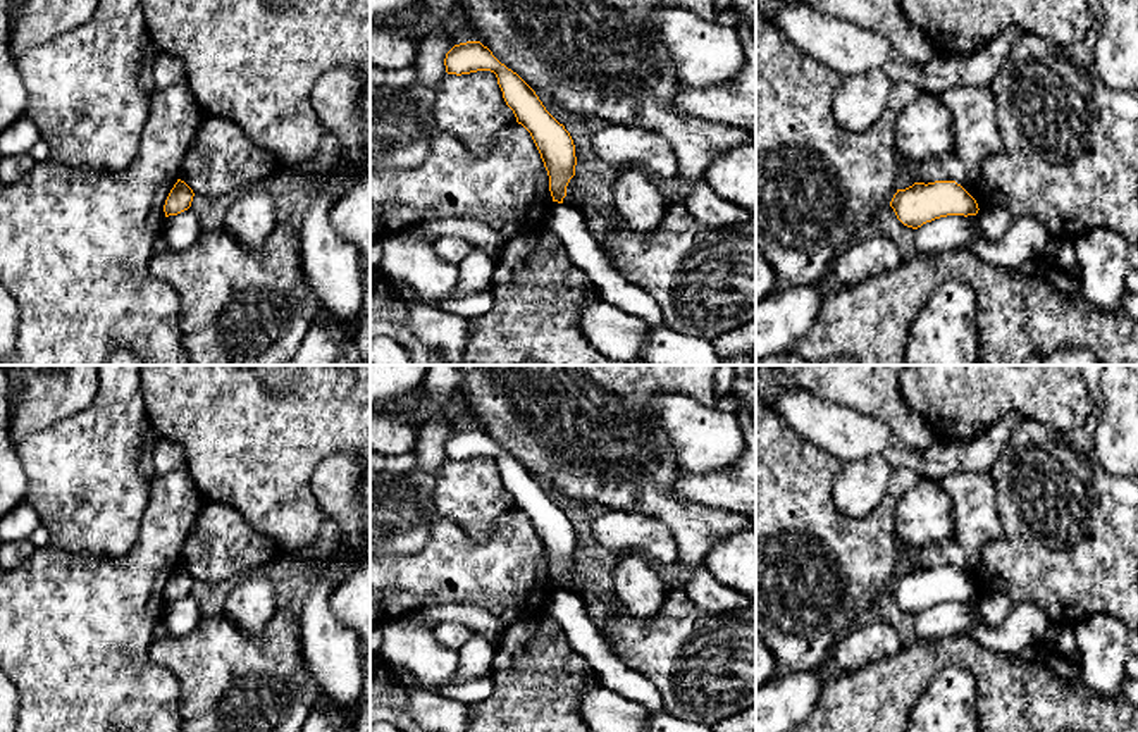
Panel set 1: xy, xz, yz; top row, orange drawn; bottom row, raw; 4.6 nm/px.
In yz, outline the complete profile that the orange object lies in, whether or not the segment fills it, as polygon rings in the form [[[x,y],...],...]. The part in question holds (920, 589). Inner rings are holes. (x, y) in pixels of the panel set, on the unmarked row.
[[[956,567],[914,568],[897,575],[890,592],[897,605],[912,615],[947,601],[976,601],[976,586]]]

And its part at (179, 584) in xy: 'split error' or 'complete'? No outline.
complete

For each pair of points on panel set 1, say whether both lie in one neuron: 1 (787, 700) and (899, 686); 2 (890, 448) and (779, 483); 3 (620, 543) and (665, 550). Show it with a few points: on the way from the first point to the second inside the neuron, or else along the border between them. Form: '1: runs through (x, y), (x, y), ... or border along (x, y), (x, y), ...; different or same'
1: border along (828, 667), (820, 700), (810, 713); different
2: border along (808, 440), (842, 462); different
3: runs through (630, 543), (655, 543); same

